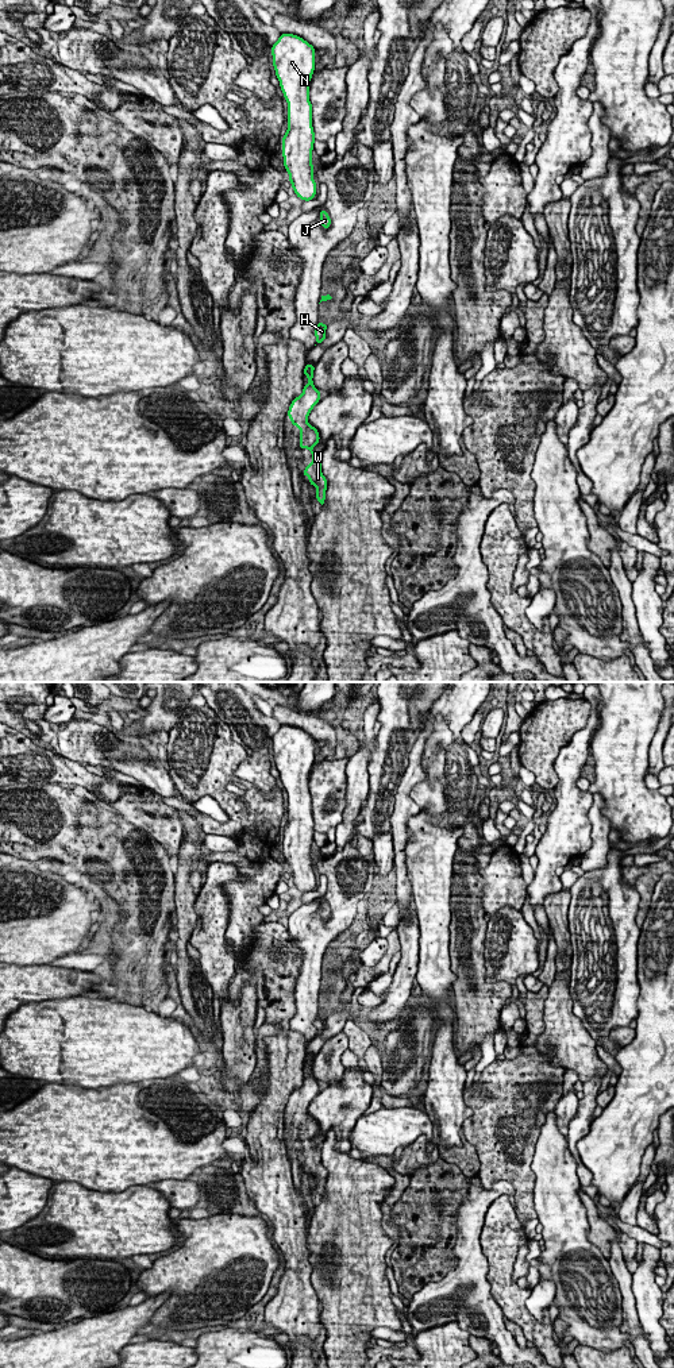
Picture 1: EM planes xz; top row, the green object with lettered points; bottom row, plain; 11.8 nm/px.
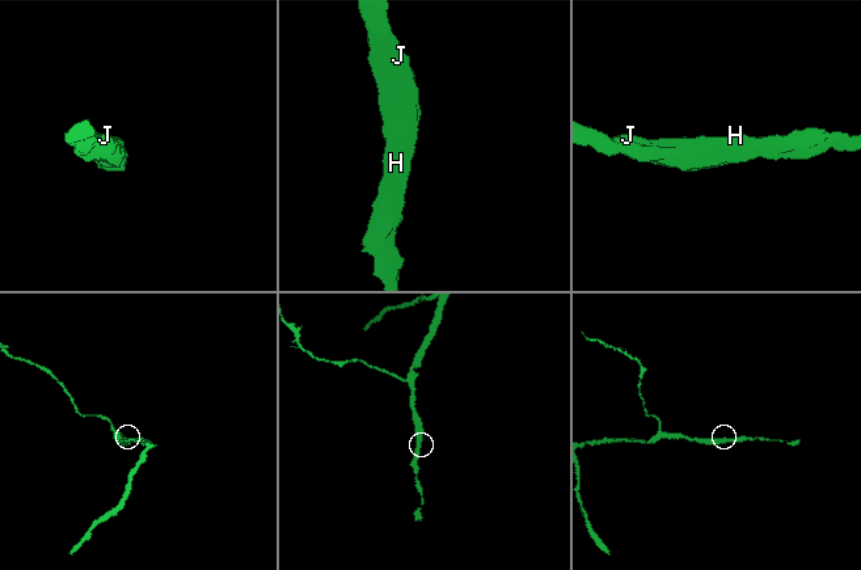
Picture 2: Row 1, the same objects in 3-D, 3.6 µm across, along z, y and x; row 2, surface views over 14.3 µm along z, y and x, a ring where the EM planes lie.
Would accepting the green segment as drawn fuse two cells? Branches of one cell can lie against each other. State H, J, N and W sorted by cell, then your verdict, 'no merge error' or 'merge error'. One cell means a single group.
H J N W | no merge error

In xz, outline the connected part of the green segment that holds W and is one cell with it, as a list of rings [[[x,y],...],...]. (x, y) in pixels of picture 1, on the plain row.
[[[305,1056],[304,1067],[308,1068],[308,1075],[303,1079],[303,1086],[296,1088],[286,1105],[290,1114],[300,1120],[300,1140],[308,1140],[313,1152],[305,1157],[303,1167],[309,1169],[309,1176],[316,1182],[316,1191],[323,1196],[326,1192],[327,1169],[323,1167],[320,1147],[315,1145],[312,1140],[319,1134],[320,1128],[315,1118],[308,1115],[308,1107],[313,1098],[320,1093],[320,1082],[313,1078],[315,1056]]]

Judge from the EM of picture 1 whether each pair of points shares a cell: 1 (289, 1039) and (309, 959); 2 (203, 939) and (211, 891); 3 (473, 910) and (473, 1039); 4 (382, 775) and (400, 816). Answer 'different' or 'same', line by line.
1: different
2: same
3: same
4: different

